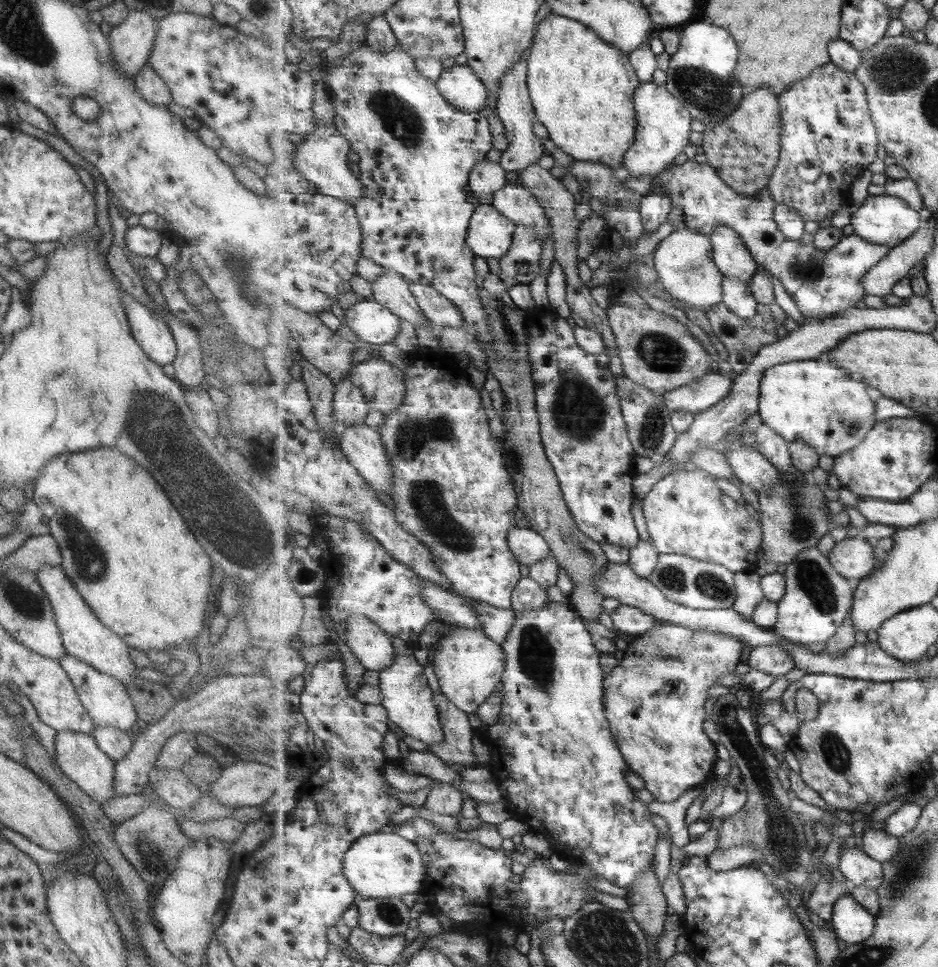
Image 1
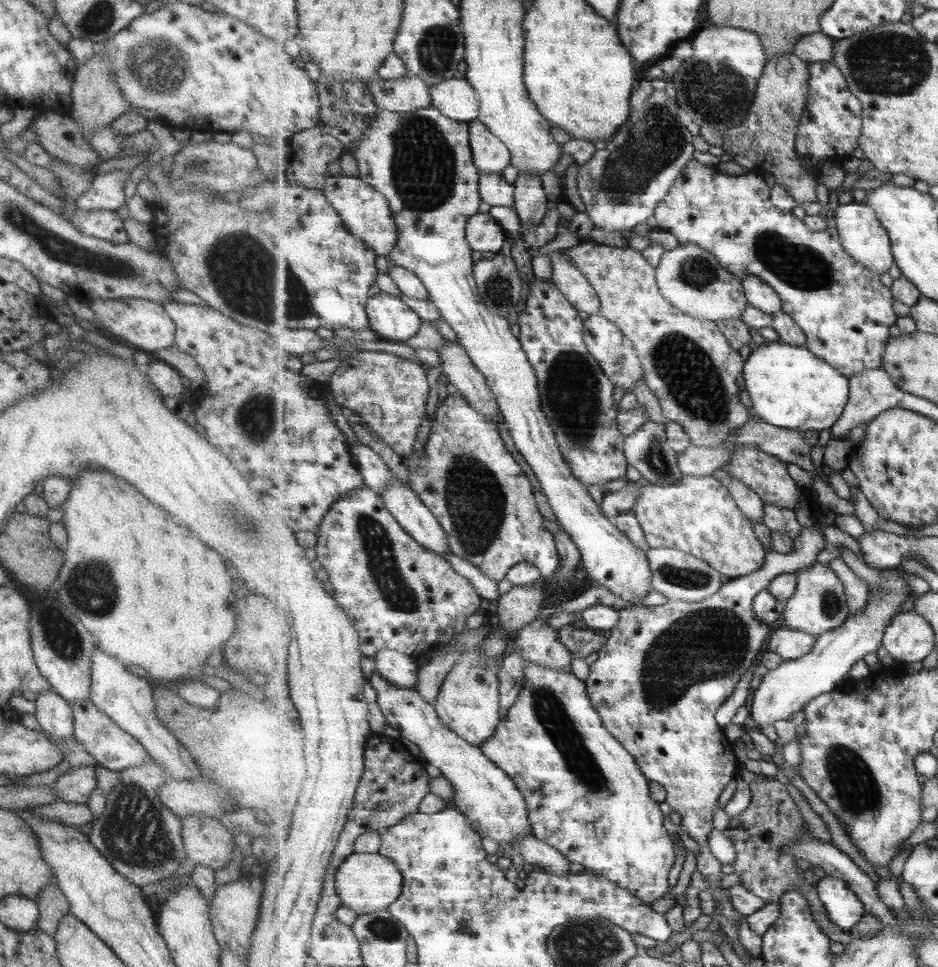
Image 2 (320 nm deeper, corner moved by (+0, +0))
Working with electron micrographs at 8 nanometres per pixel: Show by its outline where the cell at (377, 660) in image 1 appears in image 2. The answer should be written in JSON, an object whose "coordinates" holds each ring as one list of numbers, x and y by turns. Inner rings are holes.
{"coordinates":[[383,650,374,657,375,670,397,686,417,689,420,668,415,657,398,650]]}

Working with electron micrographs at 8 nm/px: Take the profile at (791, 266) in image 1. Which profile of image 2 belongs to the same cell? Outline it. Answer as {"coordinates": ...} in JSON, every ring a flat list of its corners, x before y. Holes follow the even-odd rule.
{"coordinates":[[693,159,679,175,670,193,659,203,654,216,657,220,658,228,668,230,677,238,679,244,697,244,710,251,711,254,714,254,719,259,719,262,722,263,722,266,727,271,730,271,731,274,739,279,743,280,745,277,752,275,763,278,763,281,767,282,779,294,783,302,784,312,789,314,805,332,807,336,806,347,809,348,809,351,826,360,841,374,846,375,847,378,851,379,852,376,862,374,866,370,882,367,881,364,884,362,882,359,883,351,887,347,887,341,890,338,889,334,891,334,889,328,898,321,897,314,893,312,893,301,895,301,895,298,892,294,892,288,883,285,882,276,878,272,871,271,869,267,865,267,863,263,855,260,846,251,846,247,842,245,838,228,835,225,831,225,823,231,813,231,807,226,806,222,803,222,802,218,797,218,797,215,795,216,793,213,784,213,776,207,769,197,771,193,772,188,765,182,762,175,755,172,747,172,733,178,733,176,717,172,717,167,715,166,709,168,709,165,703,165,699,160]]}

